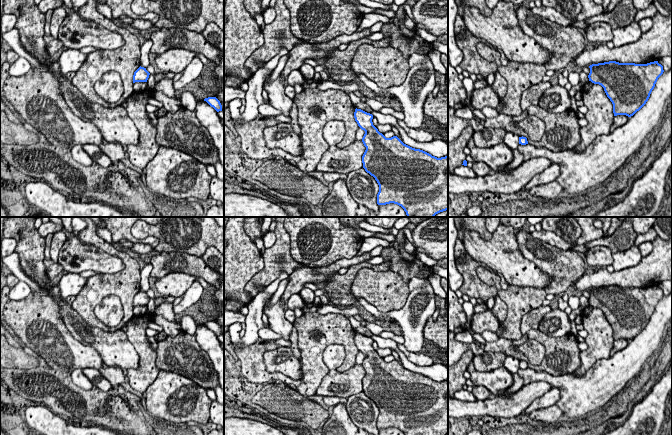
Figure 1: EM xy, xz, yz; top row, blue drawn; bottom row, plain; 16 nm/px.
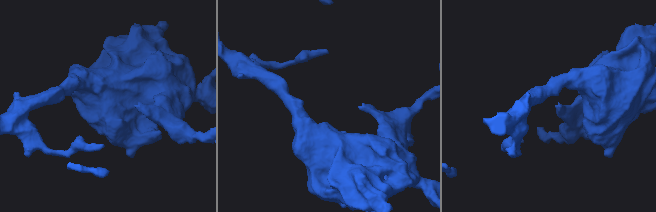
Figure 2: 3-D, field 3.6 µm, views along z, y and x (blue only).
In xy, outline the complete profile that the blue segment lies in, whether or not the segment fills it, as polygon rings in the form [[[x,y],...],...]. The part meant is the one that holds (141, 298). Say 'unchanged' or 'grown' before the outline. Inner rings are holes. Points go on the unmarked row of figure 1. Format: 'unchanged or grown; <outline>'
unchanged; [[[139,291],[133,299],[133,307],[135,306],[147,306],[150,297],[144,291]]]

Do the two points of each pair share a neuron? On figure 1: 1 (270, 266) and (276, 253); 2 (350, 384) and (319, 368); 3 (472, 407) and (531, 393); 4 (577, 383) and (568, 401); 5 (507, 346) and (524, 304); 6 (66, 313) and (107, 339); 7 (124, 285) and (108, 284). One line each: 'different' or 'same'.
1: same
2: different
3: same
4: same
5: different
6: same
7: same

